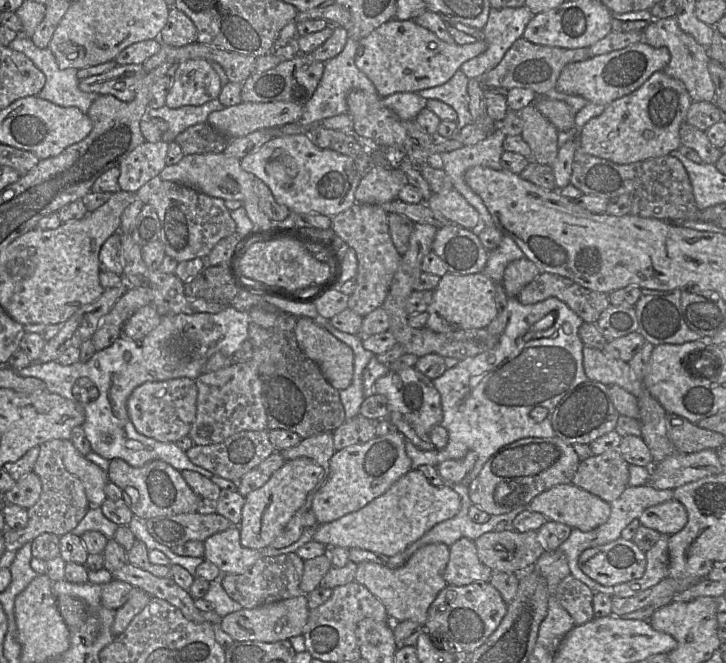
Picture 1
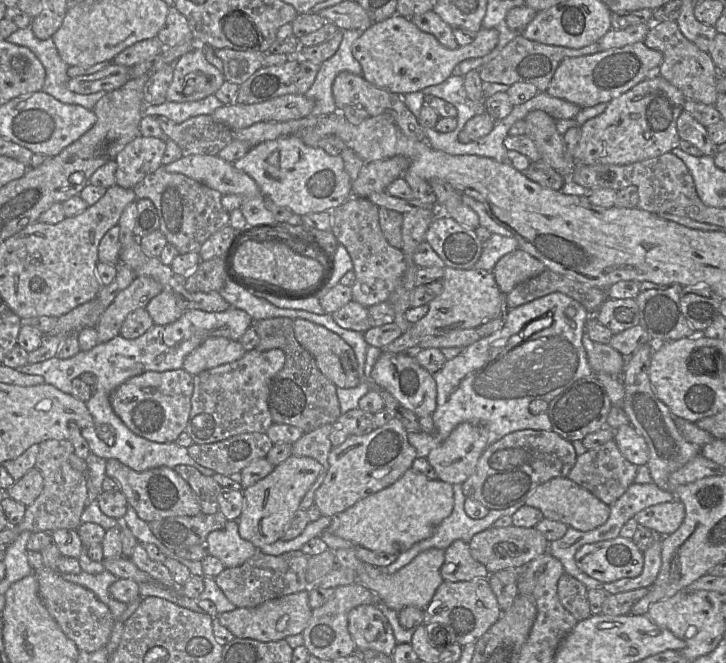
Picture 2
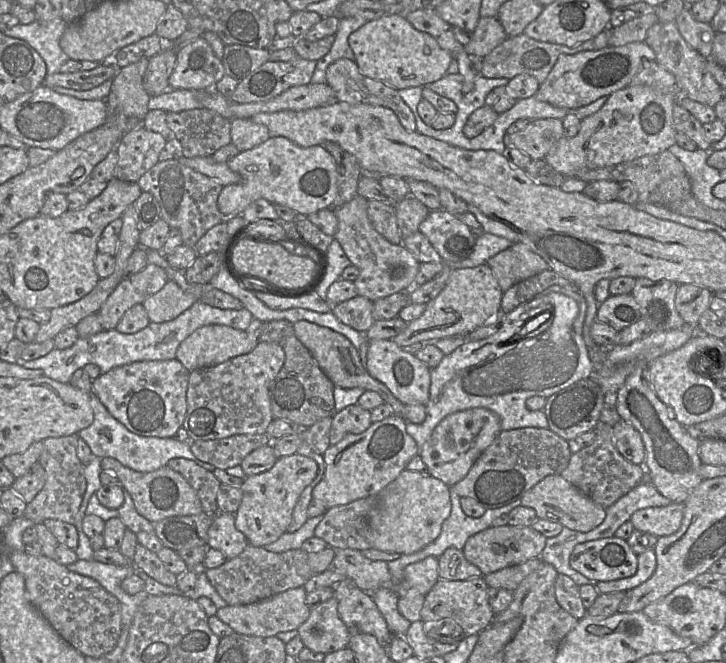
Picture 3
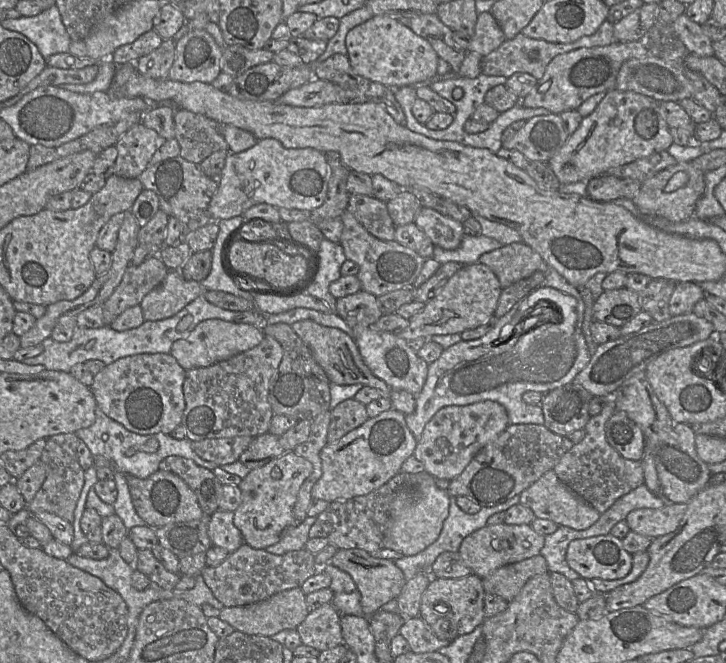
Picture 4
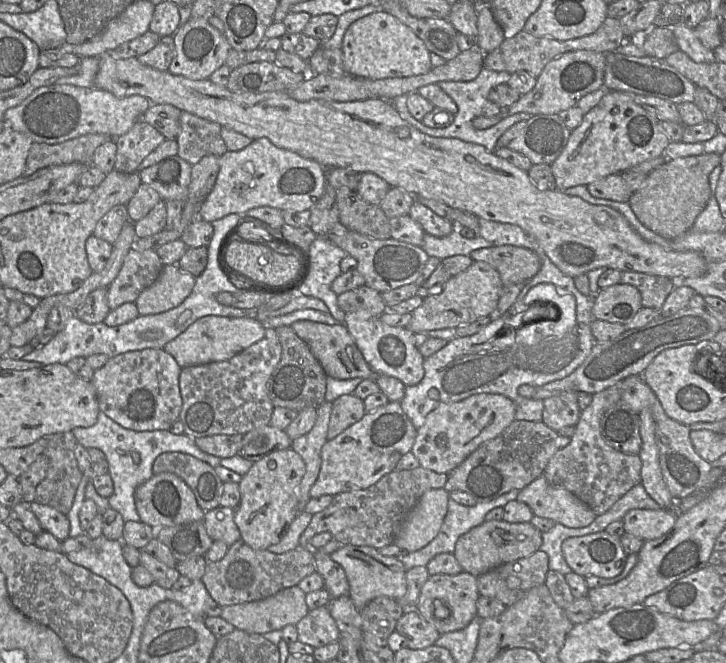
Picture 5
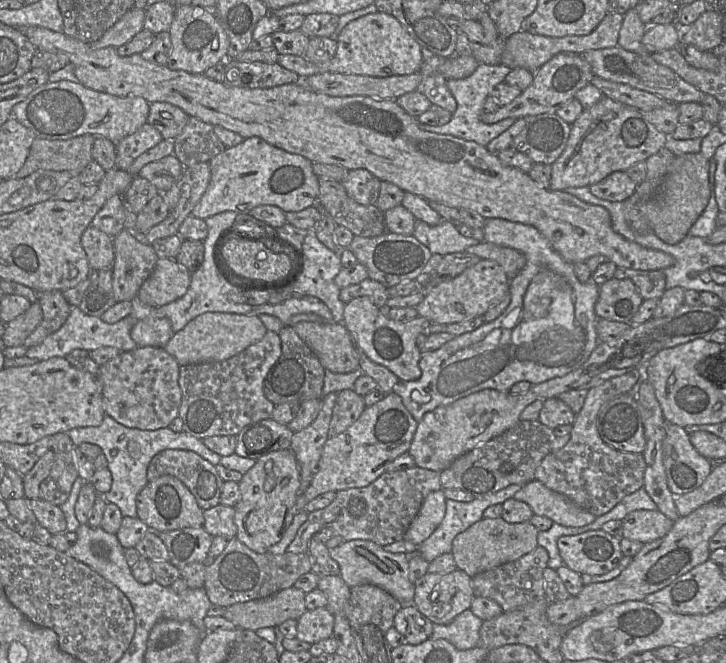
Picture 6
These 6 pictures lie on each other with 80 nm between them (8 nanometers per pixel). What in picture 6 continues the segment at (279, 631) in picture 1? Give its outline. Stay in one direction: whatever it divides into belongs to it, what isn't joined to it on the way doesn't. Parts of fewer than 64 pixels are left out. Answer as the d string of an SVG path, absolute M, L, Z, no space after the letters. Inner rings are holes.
M292 586L266 598L228 606L223 616L237 628L256 631L278 627L288 619L298 620L306 610L305 593Z

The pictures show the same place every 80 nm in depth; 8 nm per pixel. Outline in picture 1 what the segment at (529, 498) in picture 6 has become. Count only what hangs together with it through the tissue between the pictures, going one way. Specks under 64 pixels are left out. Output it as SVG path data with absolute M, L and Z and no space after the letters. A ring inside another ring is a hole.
M560 484L537 495L527 508L543 514L547 520L589 532L606 523L610 503L575 485Z

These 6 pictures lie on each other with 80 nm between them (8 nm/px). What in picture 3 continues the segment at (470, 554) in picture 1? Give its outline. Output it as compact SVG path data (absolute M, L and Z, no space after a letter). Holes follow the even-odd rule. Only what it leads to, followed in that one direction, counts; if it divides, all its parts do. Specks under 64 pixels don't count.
M448 548L438 557L438 576L439 579L458 581L480 577L482 572L466 560L462 550Z

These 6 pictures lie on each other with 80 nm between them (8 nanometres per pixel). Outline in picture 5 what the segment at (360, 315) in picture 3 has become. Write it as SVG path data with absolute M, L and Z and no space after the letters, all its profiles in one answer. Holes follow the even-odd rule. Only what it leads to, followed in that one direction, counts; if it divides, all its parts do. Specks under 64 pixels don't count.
M366 285L339 294L337 303L344 313L367 310L372 316L380 317L386 311L381 293Z

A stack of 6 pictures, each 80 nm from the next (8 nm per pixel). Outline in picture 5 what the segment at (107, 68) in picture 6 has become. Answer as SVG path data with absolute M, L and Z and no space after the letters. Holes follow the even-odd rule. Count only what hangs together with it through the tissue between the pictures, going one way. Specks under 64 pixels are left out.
M106 53L99 58L99 69L94 87L123 98L144 96L151 104L171 104L203 119L216 122L254 140L265 137L276 147L289 150L311 159L326 168L351 169L358 173L373 173L390 187L409 192L413 196L433 199L453 209L473 213L478 218L509 223L522 228L542 247L549 259L566 275L575 278L600 267L621 272L641 272L674 278L699 277L707 270L704 256L695 251L677 252L643 239L619 211L605 205L594 205L580 197L570 196L560 190L539 190L528 173L509 161L489 152L482 145L458 138L440 138L422 133L403 120L390 100L369 98L349 102L313 99L305 102L294 100L288 91L240 93L210 79L191 80L181 75L143 65L138 58L115 58Z

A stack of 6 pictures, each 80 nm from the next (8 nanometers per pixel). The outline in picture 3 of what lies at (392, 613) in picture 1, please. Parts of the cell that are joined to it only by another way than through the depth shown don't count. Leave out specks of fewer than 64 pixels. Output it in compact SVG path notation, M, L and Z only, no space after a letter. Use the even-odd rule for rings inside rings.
M430 556L406 566L402 581L393 586L393 591L398 597L406 595L410 589L426 595L438 580L438 558Z

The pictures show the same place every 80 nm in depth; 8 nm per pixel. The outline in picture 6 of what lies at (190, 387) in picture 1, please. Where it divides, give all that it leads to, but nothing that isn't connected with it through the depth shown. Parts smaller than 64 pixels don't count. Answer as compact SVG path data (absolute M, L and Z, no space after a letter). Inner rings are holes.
M138 347L121 352L100 366L97 374L105 413L129 428L157 430L169 427L178 416L181 405L179 369L174 357L160 347Z

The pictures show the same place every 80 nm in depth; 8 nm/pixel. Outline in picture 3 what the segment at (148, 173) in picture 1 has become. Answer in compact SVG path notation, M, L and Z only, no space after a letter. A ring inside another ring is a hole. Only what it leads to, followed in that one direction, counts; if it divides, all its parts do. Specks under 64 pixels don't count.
M143 126L124 133L116 146L118 162L115 177L127 182L138 182L143 174L159 162L159 154L165 144L166 139L161 134Z

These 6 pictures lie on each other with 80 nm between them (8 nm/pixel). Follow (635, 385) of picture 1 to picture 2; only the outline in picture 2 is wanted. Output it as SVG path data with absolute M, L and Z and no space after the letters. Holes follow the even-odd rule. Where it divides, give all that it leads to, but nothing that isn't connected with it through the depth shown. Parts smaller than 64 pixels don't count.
M585 332L582 342L586 350L588 363L594 373L604 372L622 380L622 374L628 358L625 358L609 344L592 341Z

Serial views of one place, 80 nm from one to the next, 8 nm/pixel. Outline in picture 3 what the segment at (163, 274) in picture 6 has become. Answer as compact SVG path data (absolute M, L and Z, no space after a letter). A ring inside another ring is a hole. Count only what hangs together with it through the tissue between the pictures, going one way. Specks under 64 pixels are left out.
M168 280L156 293L143 303L150 322L163 323L175 319L199 299L182 290L174 281Z

